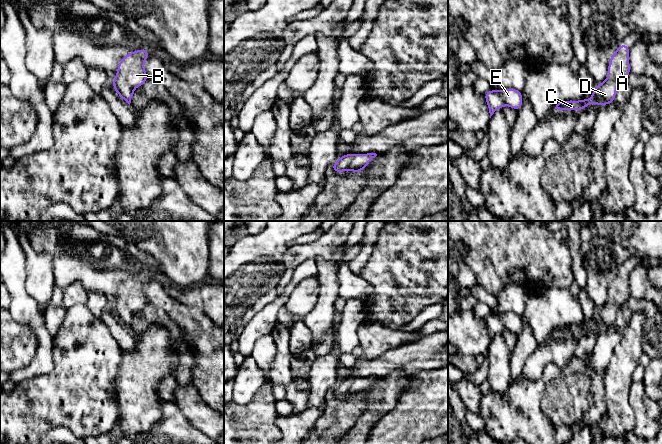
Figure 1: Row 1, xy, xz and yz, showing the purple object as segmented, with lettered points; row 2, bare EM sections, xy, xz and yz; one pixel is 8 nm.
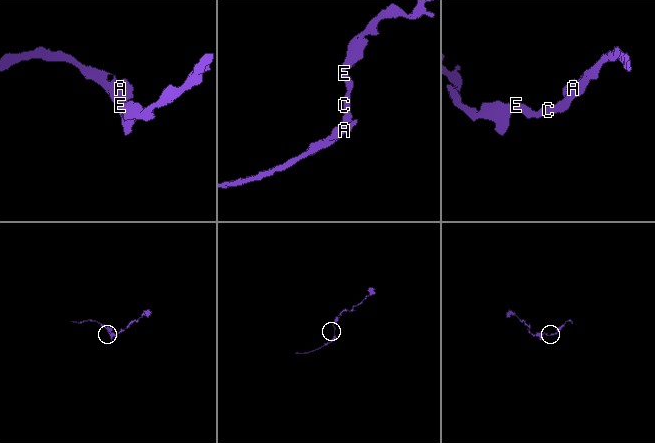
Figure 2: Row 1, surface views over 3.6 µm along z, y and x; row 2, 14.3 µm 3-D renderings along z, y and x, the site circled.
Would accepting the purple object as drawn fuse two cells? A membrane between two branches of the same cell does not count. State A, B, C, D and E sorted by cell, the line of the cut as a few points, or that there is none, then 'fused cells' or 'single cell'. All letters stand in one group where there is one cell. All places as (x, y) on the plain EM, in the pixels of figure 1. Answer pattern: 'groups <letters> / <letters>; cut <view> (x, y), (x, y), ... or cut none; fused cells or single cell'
groups A B C D E; cut none; single cell

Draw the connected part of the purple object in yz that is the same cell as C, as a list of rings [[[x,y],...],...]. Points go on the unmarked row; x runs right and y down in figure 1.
[[[619,269],[609,285],[607,304],[595,311],[590,323],[562,325],[556,329],[555,333],[580,335],[592,326],[599,331],[614,326],[618,308],[626,304],[630,298],[629,275],[628,269]]]

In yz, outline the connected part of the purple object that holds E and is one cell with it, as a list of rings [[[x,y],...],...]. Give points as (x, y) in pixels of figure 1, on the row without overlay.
[[[512,312],[501,315],[490,314],[484,317],[484,320],[489,332],[490,342],[497,333],[502,332],[504,329],[519,334],[523,328],[522,316]]]

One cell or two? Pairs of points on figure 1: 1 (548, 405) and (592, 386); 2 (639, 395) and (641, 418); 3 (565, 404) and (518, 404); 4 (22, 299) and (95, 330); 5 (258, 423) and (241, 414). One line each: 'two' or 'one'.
1: one
2: one
3: one
4: two
5: one

